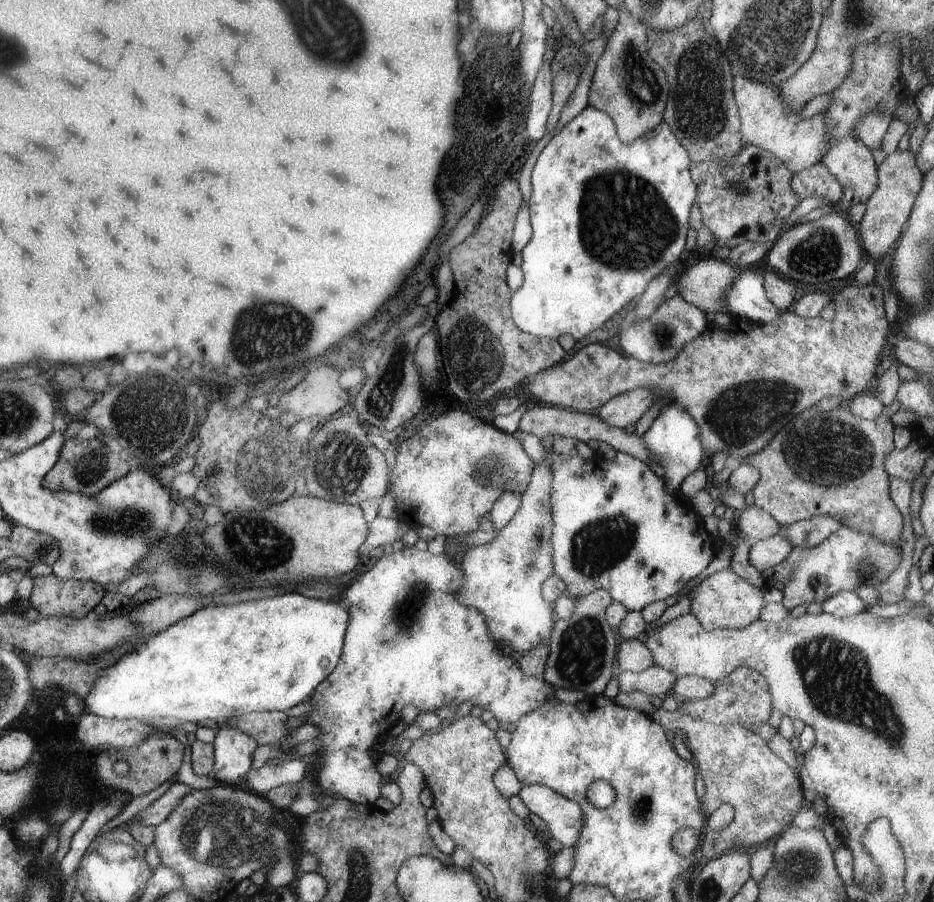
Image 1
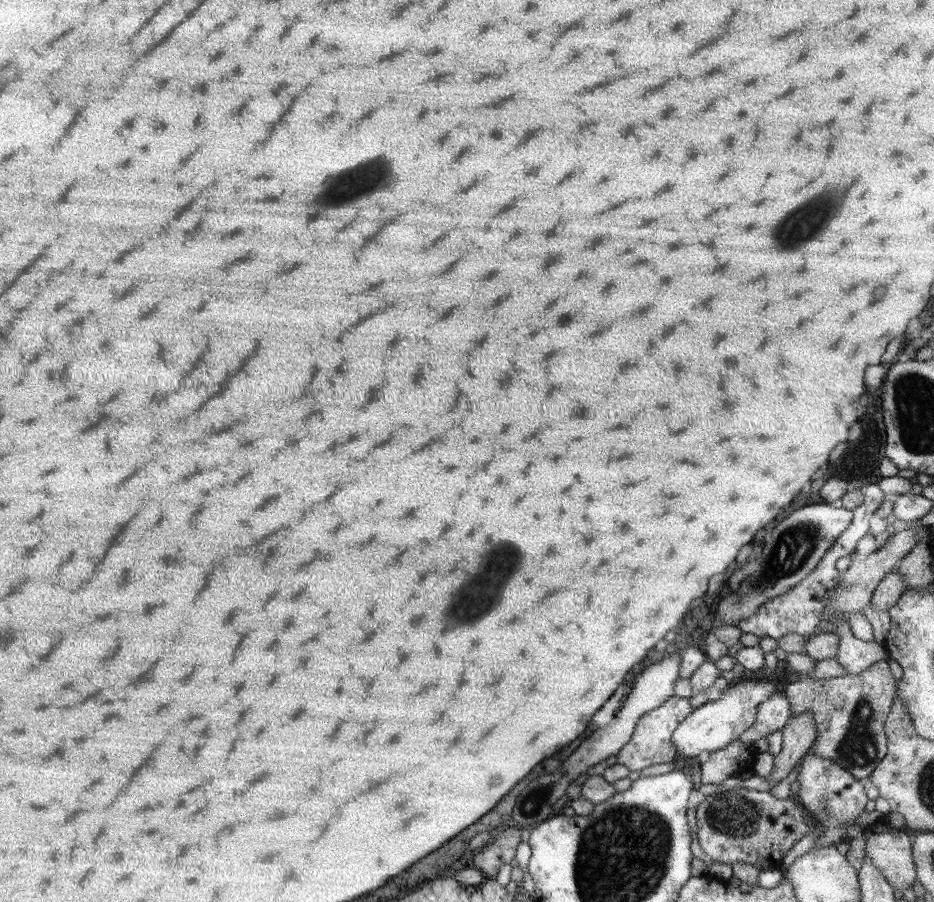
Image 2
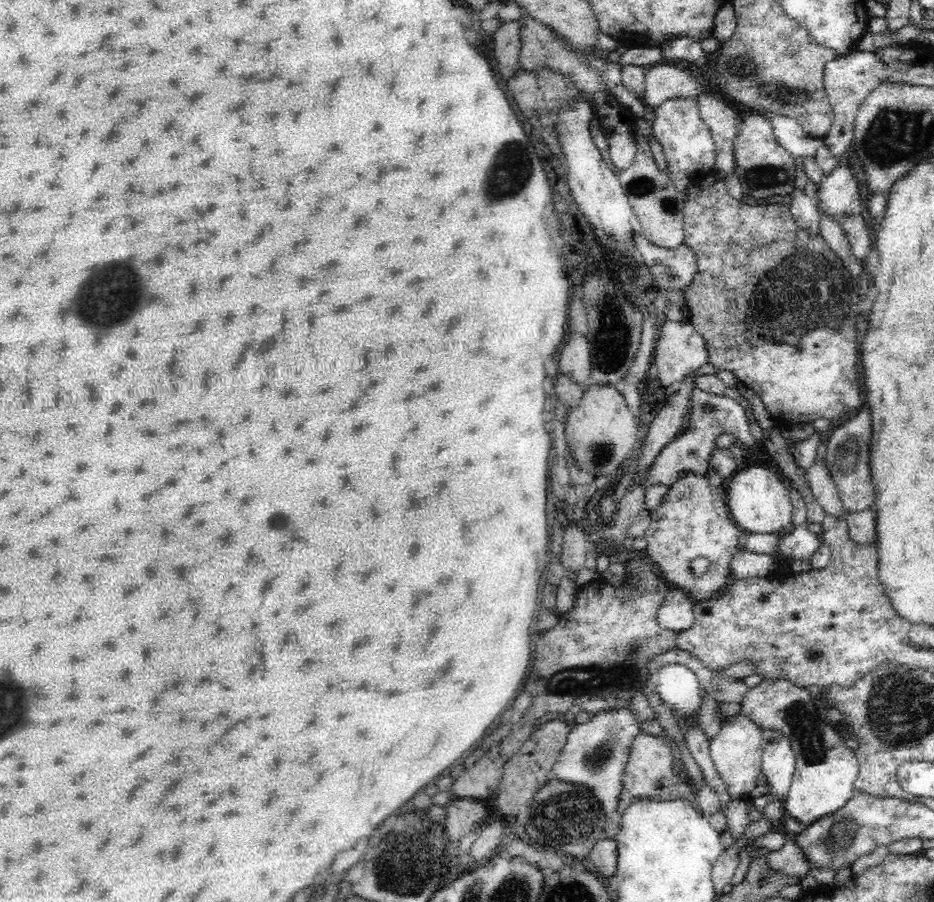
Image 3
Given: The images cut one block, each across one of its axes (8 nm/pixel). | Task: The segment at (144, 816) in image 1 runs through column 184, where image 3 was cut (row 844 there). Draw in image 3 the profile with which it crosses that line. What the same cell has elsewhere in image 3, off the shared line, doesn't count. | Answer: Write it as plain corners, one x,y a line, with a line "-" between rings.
792,838
776,850
766,854
766,862
774,872
782,872
788,876
800,876
804,878
810,872
810,860
804,854
804,848
800,848

